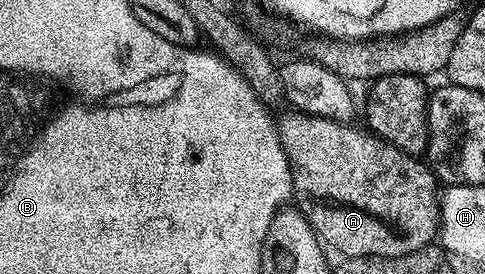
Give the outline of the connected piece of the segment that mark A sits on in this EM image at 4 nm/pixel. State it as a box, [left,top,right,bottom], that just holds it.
[276,109,440,257]

